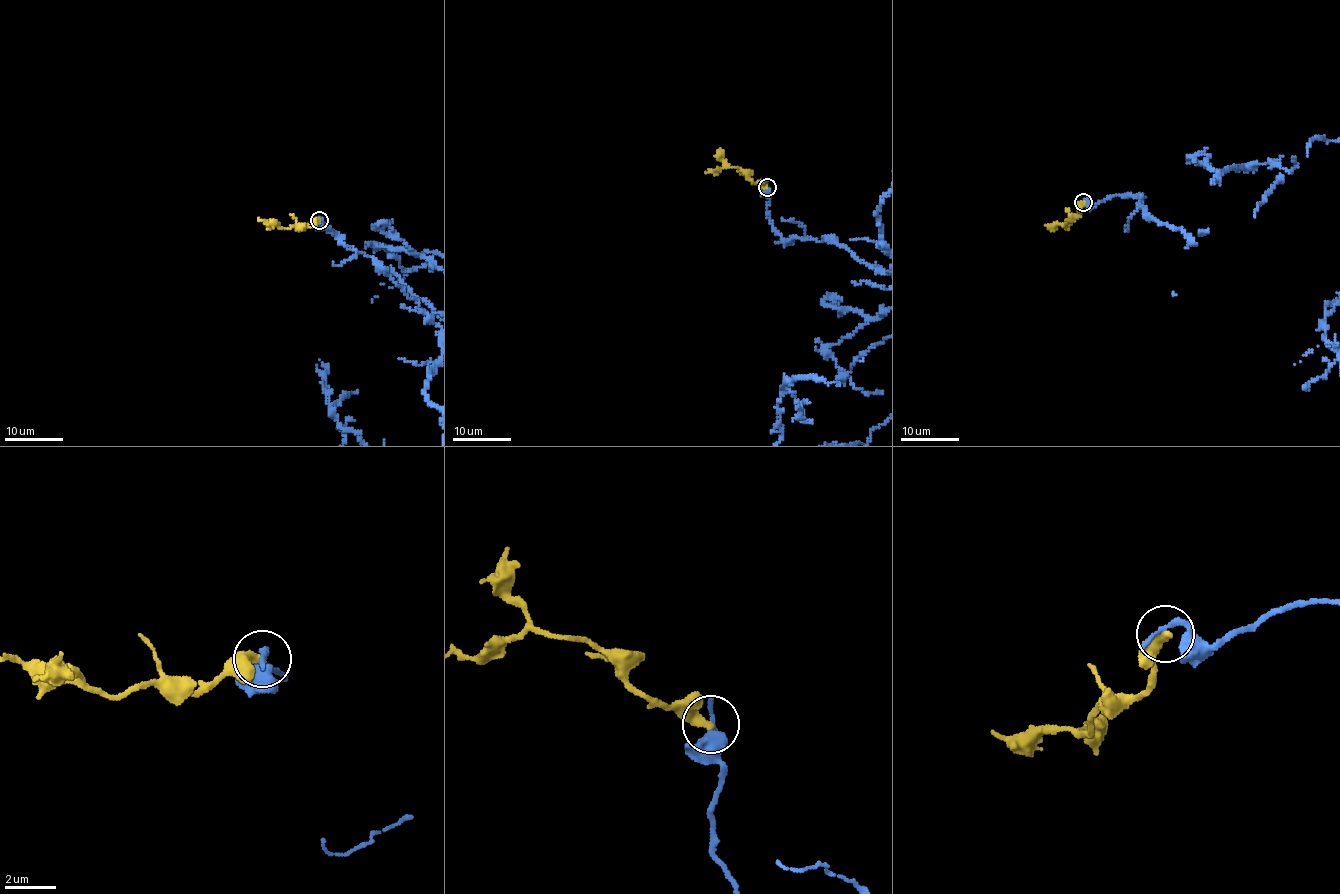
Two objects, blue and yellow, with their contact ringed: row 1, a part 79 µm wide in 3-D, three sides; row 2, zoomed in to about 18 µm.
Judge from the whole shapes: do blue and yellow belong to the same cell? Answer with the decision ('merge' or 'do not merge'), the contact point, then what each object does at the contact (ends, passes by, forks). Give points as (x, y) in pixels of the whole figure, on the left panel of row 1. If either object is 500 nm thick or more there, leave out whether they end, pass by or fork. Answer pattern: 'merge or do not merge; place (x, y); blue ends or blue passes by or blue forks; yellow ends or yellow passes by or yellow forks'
do not merge; place (319, 220); blue ends; yellow ends

